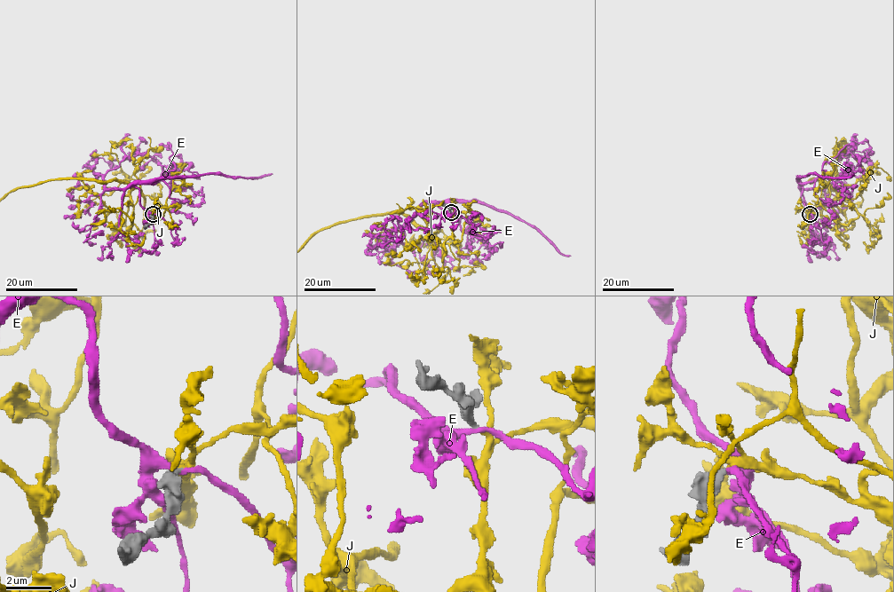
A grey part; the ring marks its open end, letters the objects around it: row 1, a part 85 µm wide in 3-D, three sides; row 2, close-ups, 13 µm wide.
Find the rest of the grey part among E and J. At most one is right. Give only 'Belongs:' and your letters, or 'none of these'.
Belongs: J

